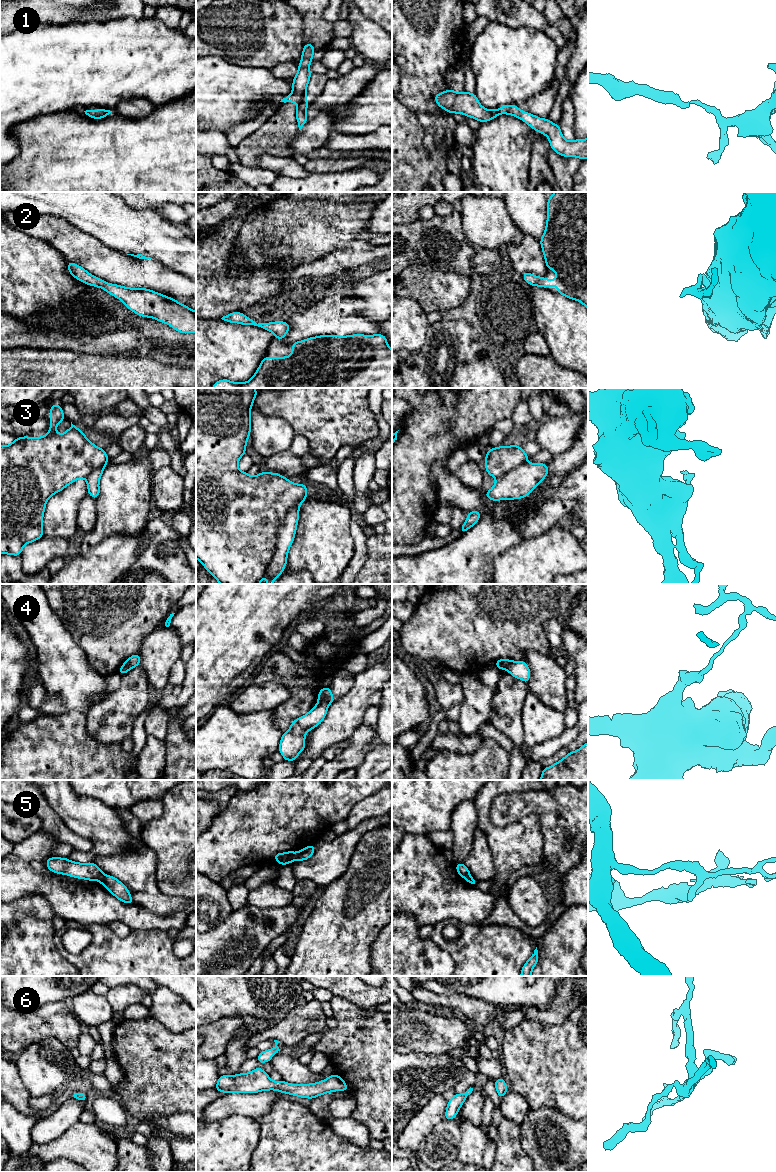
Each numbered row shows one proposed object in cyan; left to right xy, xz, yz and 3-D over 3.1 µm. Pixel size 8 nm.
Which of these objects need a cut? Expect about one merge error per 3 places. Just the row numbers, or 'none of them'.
1, 3, 4, 5

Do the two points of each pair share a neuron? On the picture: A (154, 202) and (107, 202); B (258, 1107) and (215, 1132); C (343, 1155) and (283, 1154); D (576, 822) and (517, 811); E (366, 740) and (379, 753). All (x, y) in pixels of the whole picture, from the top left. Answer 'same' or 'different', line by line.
A: different
B: different
C: same
D: same
E: different

